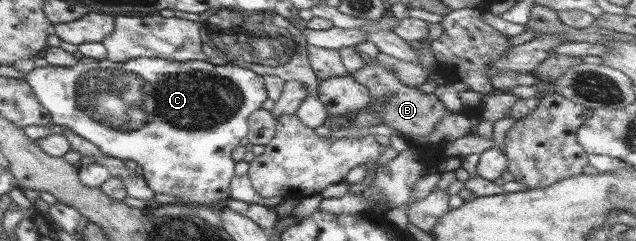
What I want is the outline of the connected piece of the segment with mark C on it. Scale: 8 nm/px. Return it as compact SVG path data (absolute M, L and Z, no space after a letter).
M137 57L117 63L87 58L73 67L38 62L32 71L24 73L22 81L50 114L51 126L63 126L109 157L135 161L142 168L141 176L153 194L172 195L179 198L177 204L186 206L210 206L228 199L235 165L230 153L239 146L241 138L246 137L246 118L260 109L267 98L263 77L253 71L199 60L183 63Z

